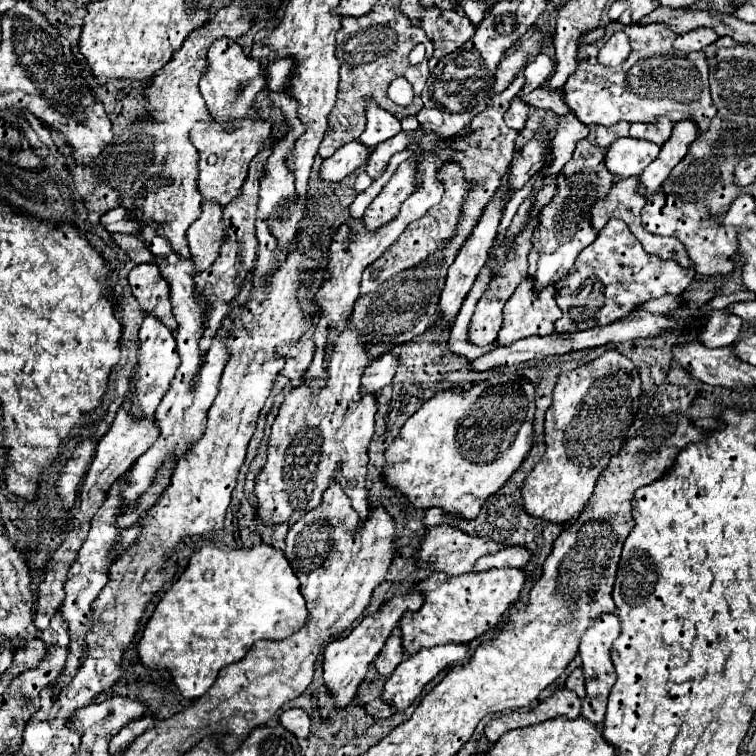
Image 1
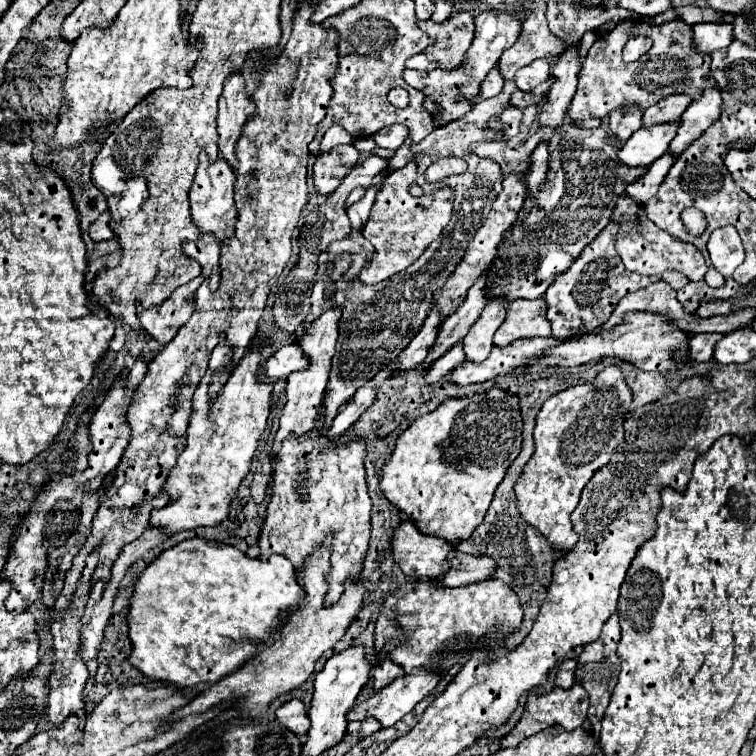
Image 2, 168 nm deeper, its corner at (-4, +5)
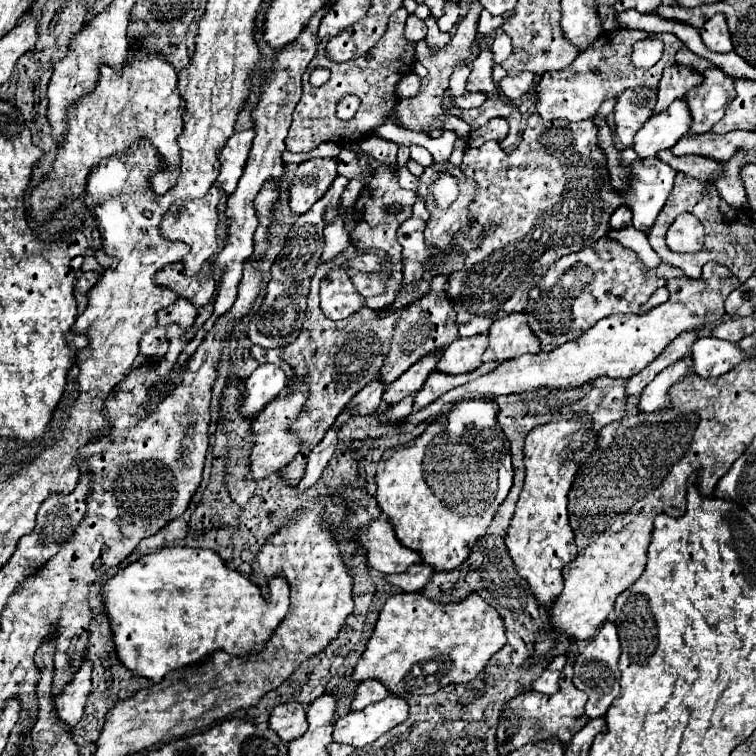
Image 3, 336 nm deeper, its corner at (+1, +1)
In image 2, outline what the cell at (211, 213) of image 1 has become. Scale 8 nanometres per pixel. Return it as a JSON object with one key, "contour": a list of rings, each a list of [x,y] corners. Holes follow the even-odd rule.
{"contour":[[[200,234],[198,240],[190,240],[190,242],[184,242],[184,252],[192,258],[196,258],[202,266],[202,274],[206,276],[208,284],[210,284],[210,290],[214,292],[220,284],[220,244],[218,240],[214,238],[214,234]]]}

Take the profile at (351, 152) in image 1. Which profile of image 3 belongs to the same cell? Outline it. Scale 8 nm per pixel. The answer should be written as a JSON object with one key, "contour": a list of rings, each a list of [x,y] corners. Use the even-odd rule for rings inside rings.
{"contour":[[[313,158],[297,166],[289,186],[289,208],[293,214],[305,214],[317,200],[323,198],[331,182],[337,178],[335,158]]]}

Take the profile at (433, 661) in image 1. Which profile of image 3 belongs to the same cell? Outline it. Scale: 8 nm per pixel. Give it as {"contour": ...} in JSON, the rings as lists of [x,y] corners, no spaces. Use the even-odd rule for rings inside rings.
{"contour":[[[389,694],[383,702],[371,704],[371,706],[367,706],[367,708],[361,710],[361,712],[349,712],[349,714],[345,714],[343,718],[335,720],[335,724],[333,724],[333,742],[351,744],[351,746],[355,746],[355,748],[363,748],[363,746],[375,742],[375,740],[377,740],[379,736],[383,736],[387,730],[391,730],[391,728],[395,728],[397,724],[401,724],[401,722],[407,718],[407,712],[409,712],[407,700]]]}

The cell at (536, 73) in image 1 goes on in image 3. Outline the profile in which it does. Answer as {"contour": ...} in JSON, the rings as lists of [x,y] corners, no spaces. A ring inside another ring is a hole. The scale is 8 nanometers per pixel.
{"contour":[[[521,72],[519,76],[505,76],[503,80],[497,82],[499,90],[503,92],[503,96],[507,96],[511,102],[523,98],[531,88],[533,88],[533,82],[535,82],[535,74],[531,72]]]}

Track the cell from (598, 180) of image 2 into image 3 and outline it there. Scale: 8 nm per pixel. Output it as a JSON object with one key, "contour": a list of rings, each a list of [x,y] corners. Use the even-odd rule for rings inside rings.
{"contour":[[[531,114],[527,118],[527,128],[523,132],[521,144],[511,152],[505,154],[501,146],[485,144],[481,148],[469,148],[463,156],[463,174],[467,178],[473,178],[477,182],[477,194],[473,202],[469,204],[469,214],[473,218],[471,226],[465,226],[463,234],[471,240],[471,244],[465,244],[465,250],[453,252],[453,250],[437,250],[425,242],[423,230],[429,220],[429,210],[425,208],[425,198],[417,198],[413,206],[411,218],[407,218],[399,230],[397,238],[403,246],[403,284],[419,282],[419,286],[413,292],[401,290],[391,304],[391,310],[397,312],[419,298],[423,298],[431,288],[431,278],[437,274],[447,274],[445,294],[451,298],[451,304],[457,312],[457,326],[459,334],[463,338],[487,334],[491,322],[497,318],[503,318],[505,314],[521,312],[527,306],[529,290],[543,278],[543,274],[565,254],[577,252],[585,246],[591,246],[597,242],[597,238],[603,238],[609,230],[609,216],[615,208],[621,204],[629,204],[633,210],[632,225],[643,234],[649,234],[653,228],[653,222],[657,214],[661,212],[673,188],[673,180],[677,176],[677,170],[667,166],[665,162],[657,158],[640,158],[633,148],[621,150],[623,165],[631,166],[635,182],[627,188],[627,192],[621,196],[615,192],[609,184],[609,170],[605,166],[605,154],[597,146],[597,126],[593,120],[583,122],[561,122],[561,120],[541,120],[537,114]]]}

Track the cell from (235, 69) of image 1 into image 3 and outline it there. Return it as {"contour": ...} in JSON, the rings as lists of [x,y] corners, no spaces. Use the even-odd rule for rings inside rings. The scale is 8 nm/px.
{"contour":[[[245,130],[245,132],[235,132],[227,144],[223,146],[221,154],[219,154],[219,162],[221,162],[221,172],[217,178],[217,184],[221,186],[221,190],[229,196],[241,174],[243,174],[243,166],[247,162],[249,150],[251,150],[251,142],[253,142],[253,130]]]}

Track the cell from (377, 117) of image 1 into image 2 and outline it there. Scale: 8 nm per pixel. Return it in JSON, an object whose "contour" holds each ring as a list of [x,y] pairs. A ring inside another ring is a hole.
{"contour":[[[394,124],[394,126],[388,126],[388,128],[378,130],[378,134],[372,134],[370,138],[376,142],[376,146],[388,148],[388,150],[396,150],[396,148],[404,142],[406,136],[408,136],[406,126],[402,126],[402,124]]]}

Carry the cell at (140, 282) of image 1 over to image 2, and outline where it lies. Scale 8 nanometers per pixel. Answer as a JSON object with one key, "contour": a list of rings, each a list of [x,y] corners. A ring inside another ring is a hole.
{"contour":[[[202,274],[194,280],[190,280],[186,286],[174,290],[174,294],[170,298],[166,298],[166,302],[162,302],[162,306],[152,306],[142,310],[140,314],[140,322],[142,328],[154,336],[158,342],[166,344],[170,342],[178,328],[192,316],[194,312],[194,294],[198,290],[198,286],[204,282]]]}

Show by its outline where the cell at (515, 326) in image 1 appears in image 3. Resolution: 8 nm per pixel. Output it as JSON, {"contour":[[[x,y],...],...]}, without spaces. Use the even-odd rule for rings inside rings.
{"contour":[[[519,312],[519,314],[505,316],[505,318],[497,318],[491,324],[491,330],[489,330],[489,348],[483,354],[483,362],[503,362],[503,360],[517,358],[521,354],[539,354],[539,352],[541,352],[539,340],[535,338],[535,334],[531,332],[531,328],[527,326],[527,316],[523,312]]]}

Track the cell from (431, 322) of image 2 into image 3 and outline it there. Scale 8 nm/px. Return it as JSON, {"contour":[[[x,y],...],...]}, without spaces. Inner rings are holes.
{"contour":[[[373,380],[369,386],[365,386],[361,392],[357,392],[353,396],[353,402],[349,402],[349,410],[351,410],[351,416],[357,416],[357,414],[371,414],[373,410],[379,408],[379,402],[381,402],[381,396],[383,396],[383,382],[379,380]]]}

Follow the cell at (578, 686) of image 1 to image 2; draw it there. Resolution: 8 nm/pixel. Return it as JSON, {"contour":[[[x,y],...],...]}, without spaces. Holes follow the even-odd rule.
{"contour":[[[564,660],[560,664],[558,676],[556,676],[556,686],[560,686],[560,688],[572,688],[572,684],[576,682],[574,680],[574,668],[576,668],[574,660]]]}

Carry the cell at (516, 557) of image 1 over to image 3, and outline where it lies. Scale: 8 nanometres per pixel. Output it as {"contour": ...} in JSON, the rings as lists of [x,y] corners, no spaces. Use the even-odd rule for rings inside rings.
{"contour":[[[415,564],[411,566],[405,574],[395,574],[395,576],[385,576],[385,580],[397,588],[401,588],[403,592],[417,592],[425,586],[425,582],[433,576],[433,568],[423,566],[423,564]]]}

